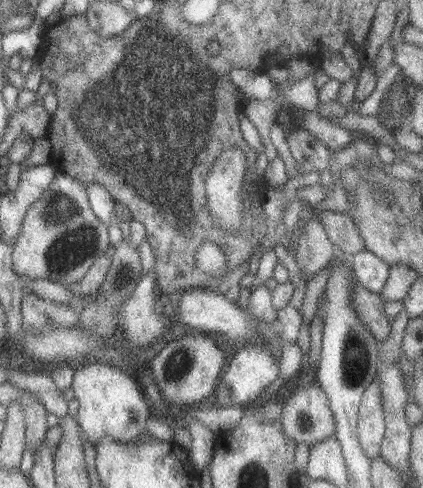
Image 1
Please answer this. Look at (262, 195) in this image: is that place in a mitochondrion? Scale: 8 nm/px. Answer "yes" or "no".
no

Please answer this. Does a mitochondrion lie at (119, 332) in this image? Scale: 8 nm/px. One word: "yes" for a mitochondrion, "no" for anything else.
no

